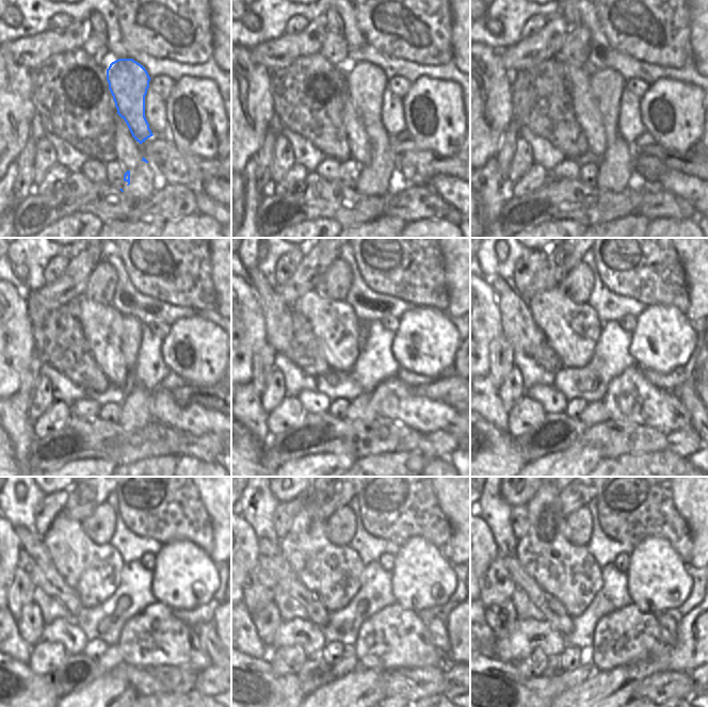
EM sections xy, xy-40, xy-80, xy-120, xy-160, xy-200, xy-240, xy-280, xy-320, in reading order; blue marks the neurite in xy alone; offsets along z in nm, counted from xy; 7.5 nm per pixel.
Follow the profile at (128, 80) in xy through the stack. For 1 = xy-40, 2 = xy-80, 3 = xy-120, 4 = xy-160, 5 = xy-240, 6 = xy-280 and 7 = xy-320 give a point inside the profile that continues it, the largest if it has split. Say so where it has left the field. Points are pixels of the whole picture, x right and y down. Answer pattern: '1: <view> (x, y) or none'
1: xy-40 (366, 82)
2: xy-80 (607, 84)
3: xy-120 (130, 337)
4: xy-160 (358, 408)
5: xy-240 (112, 657)
6: xy-280 (348, 663)
7: xy-320 (492, 693)

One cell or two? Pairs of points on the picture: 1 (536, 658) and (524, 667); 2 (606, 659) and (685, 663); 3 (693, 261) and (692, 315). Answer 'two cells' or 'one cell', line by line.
1: one cell
2: two cells
3: one cell

